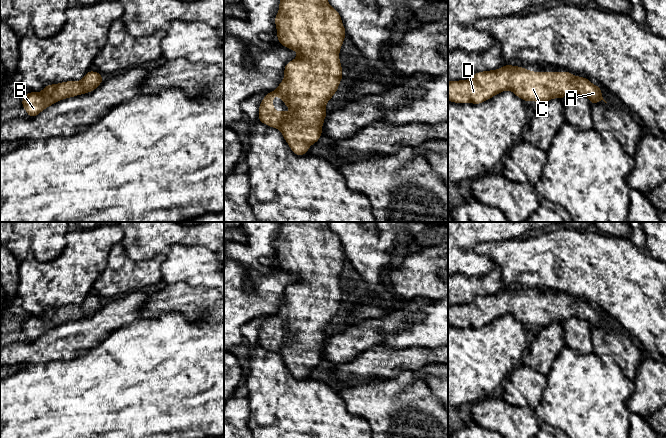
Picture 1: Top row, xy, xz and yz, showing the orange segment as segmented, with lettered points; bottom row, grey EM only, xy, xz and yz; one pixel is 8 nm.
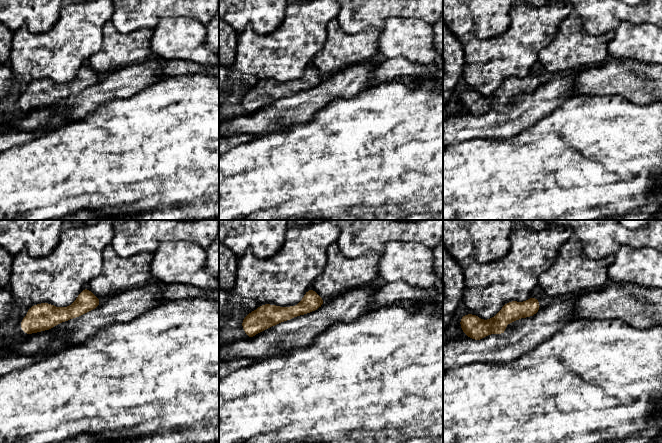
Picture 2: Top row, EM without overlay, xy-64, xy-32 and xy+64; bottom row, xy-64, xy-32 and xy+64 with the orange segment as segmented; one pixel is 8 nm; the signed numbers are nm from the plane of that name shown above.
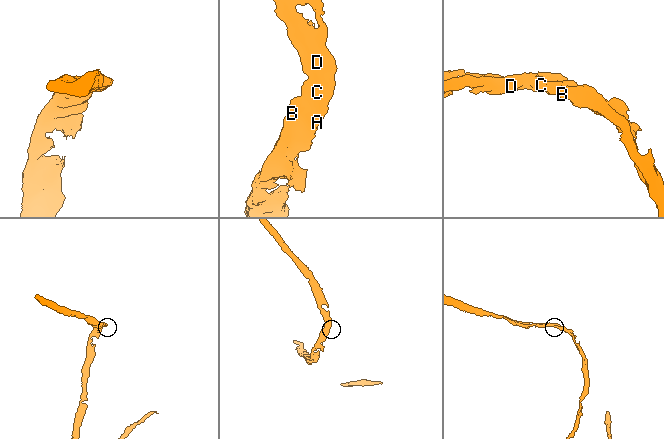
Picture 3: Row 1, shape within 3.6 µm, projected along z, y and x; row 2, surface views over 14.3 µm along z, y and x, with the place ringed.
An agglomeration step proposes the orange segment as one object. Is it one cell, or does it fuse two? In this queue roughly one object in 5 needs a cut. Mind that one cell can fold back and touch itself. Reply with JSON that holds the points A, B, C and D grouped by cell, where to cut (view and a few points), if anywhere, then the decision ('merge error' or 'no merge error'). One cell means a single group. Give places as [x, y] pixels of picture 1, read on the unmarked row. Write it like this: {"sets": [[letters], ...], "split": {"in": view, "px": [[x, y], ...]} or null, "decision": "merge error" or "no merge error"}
{"sets": [["A", "B", "C", "D"]], "split": null, "decision": "no merge error"}

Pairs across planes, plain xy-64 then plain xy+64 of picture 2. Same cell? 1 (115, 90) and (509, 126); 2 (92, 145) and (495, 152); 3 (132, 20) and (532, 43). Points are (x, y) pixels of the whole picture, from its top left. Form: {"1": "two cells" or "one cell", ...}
{"1": "one cell", "2": "one cell", "3": "two cells"}

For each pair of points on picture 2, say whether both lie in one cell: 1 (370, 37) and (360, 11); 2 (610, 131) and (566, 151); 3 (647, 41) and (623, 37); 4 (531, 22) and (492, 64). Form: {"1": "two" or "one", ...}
{"1": "two", "2": "one", "3": "one", "4": "one"}

